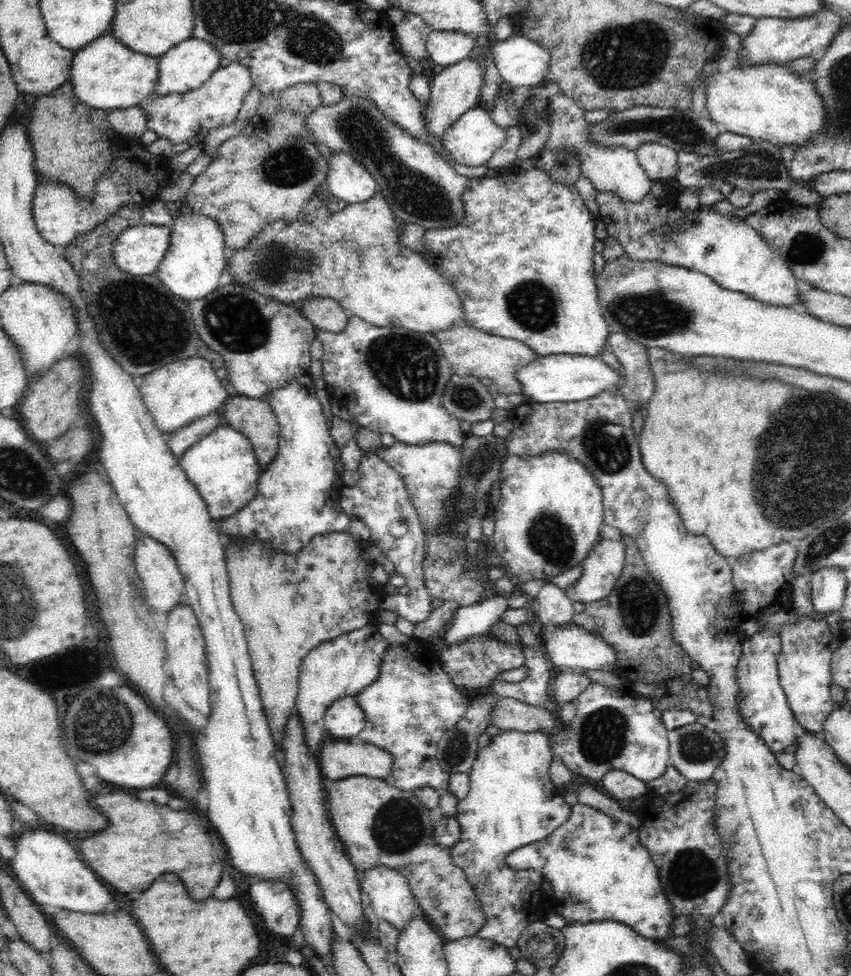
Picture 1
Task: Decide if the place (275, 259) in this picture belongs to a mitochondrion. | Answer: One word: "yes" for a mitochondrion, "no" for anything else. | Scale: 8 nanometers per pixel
yes

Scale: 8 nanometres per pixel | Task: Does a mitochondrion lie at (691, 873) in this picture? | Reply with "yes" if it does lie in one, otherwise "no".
yes

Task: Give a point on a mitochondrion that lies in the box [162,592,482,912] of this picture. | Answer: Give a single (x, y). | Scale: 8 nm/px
(399, 827)

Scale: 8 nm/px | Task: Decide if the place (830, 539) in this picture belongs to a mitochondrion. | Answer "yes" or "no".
yes

